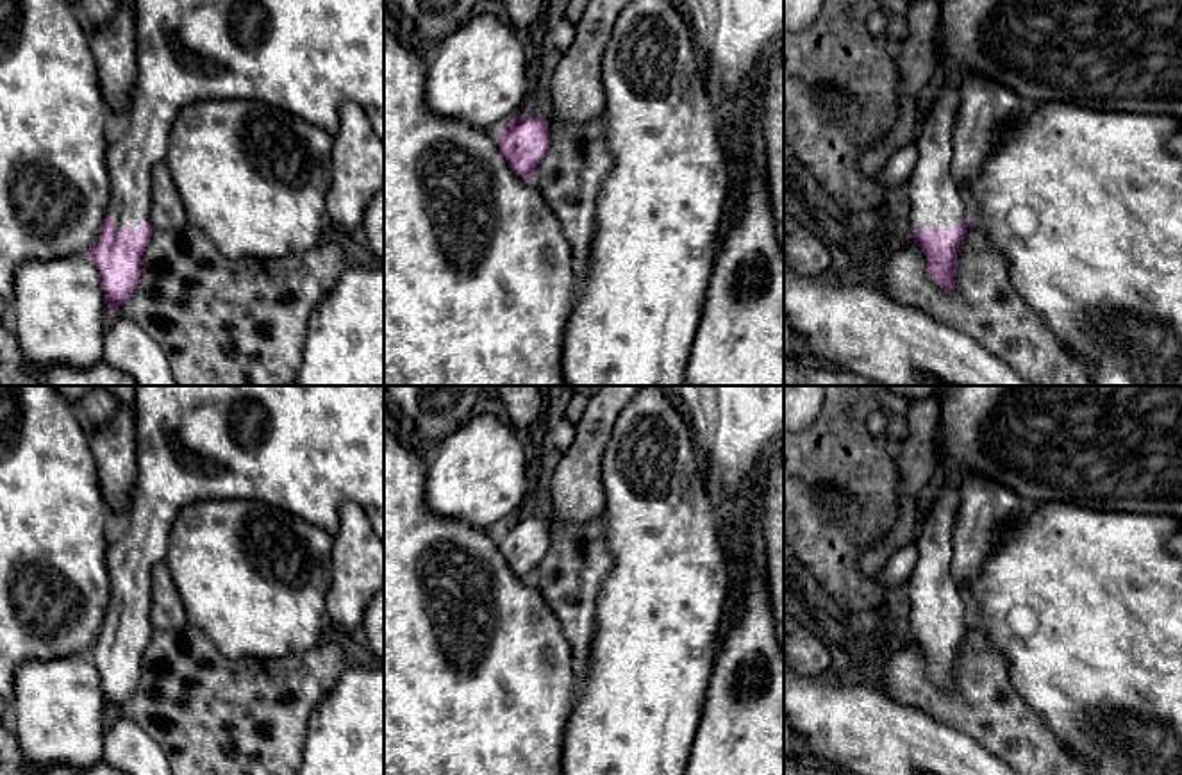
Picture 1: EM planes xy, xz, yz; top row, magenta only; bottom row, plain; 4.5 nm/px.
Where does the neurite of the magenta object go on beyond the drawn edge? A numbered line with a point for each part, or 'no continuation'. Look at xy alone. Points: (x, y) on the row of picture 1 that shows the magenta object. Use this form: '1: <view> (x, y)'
1: xy (309, 58)

